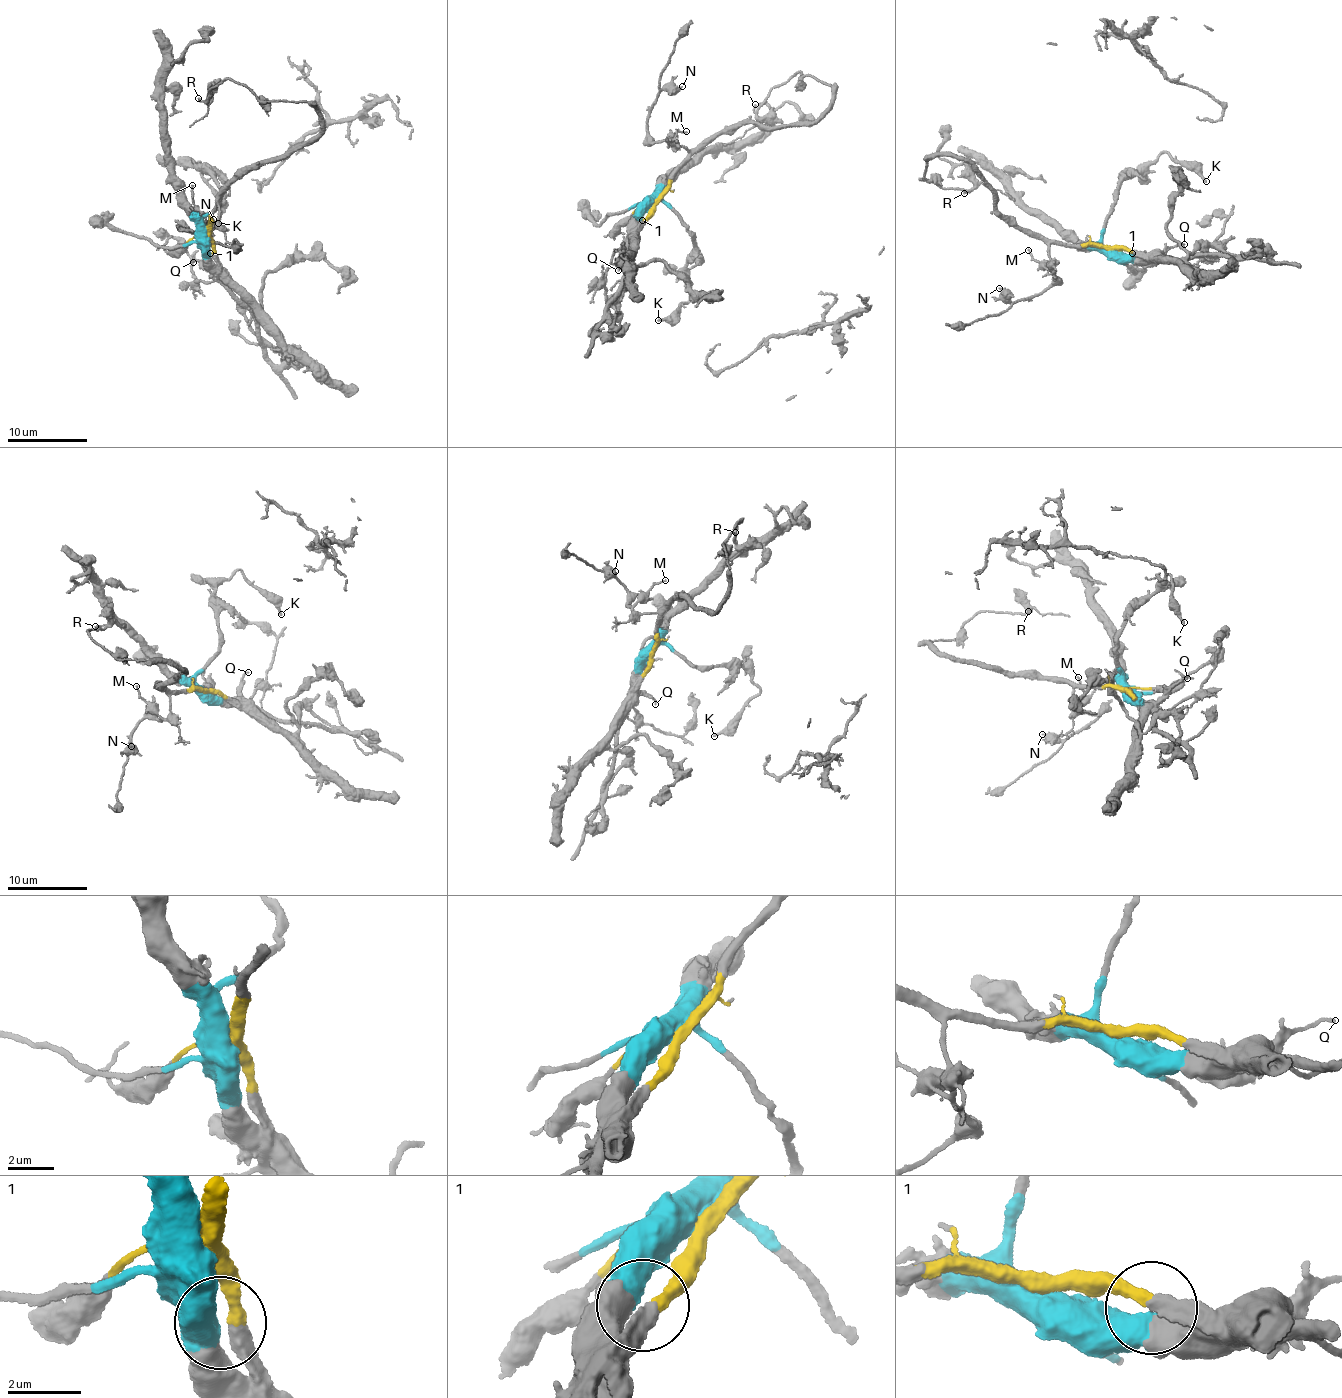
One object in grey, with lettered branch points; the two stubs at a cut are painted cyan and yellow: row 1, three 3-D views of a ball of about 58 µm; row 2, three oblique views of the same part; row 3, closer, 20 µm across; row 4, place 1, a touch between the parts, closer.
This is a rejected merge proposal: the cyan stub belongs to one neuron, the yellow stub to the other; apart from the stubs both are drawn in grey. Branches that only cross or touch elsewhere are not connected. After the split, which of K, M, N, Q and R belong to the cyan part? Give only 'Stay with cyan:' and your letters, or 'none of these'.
Stay with cyan: K, Q

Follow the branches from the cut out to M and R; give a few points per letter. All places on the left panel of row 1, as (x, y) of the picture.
M: (205, 234), (217, 204), (220, 208), (220, 218), (211, 225), (201, 210), (193, 204), (191, 185)
R: (205, 234), (235, 178), (314, 141), (321, 125), (308, 103), (264, 102), (224, 79), (205, 102), (198, 98)

